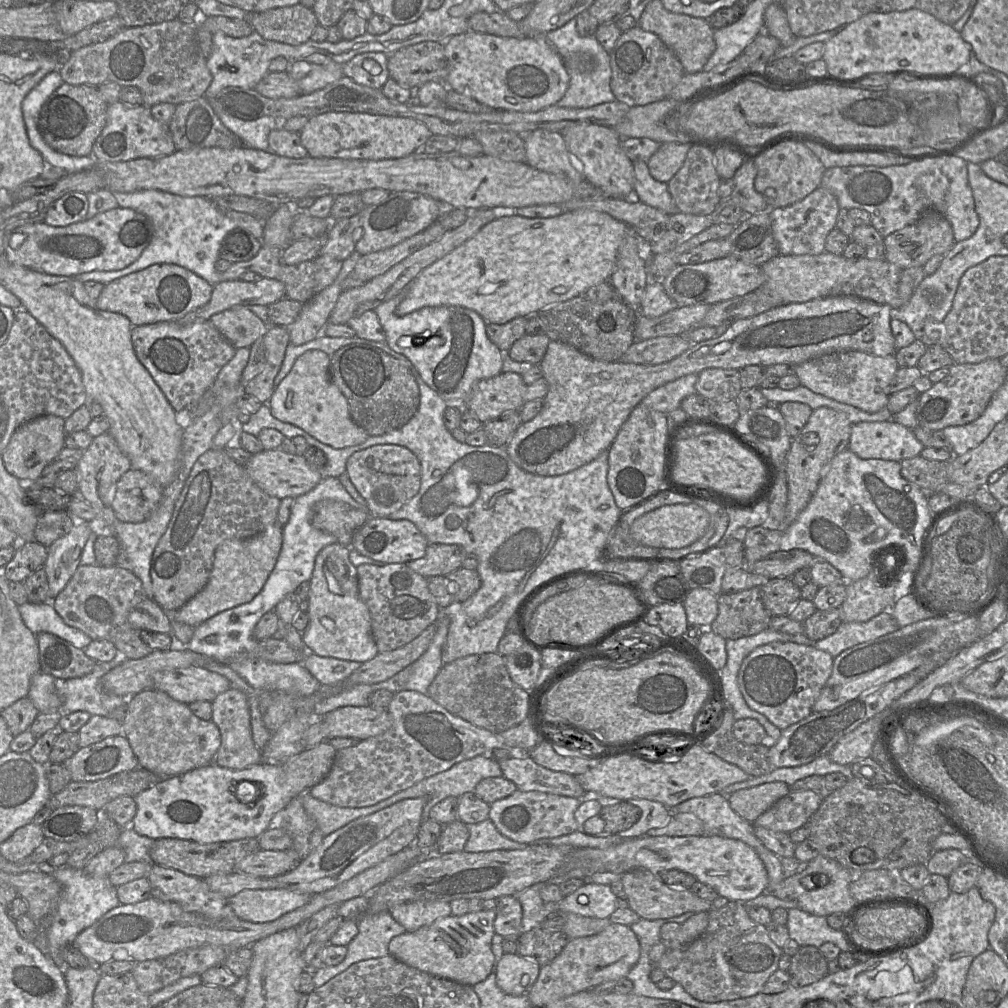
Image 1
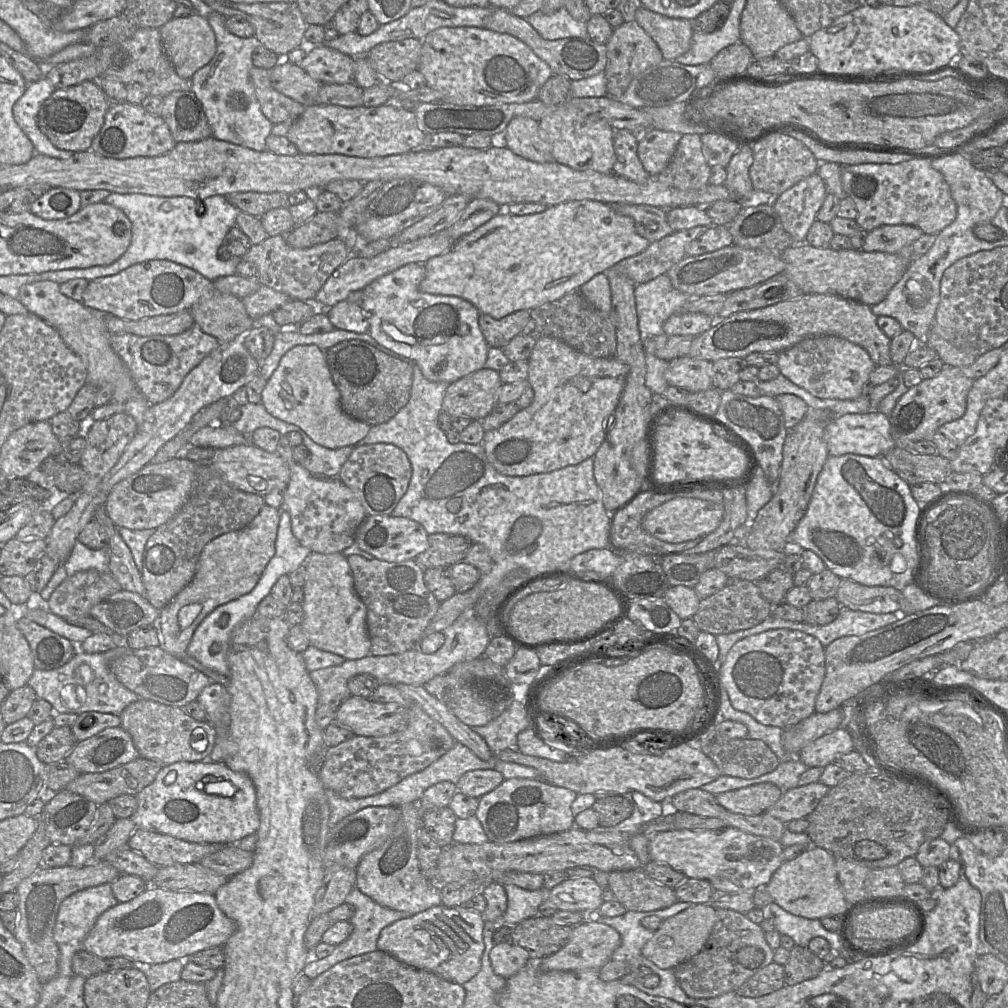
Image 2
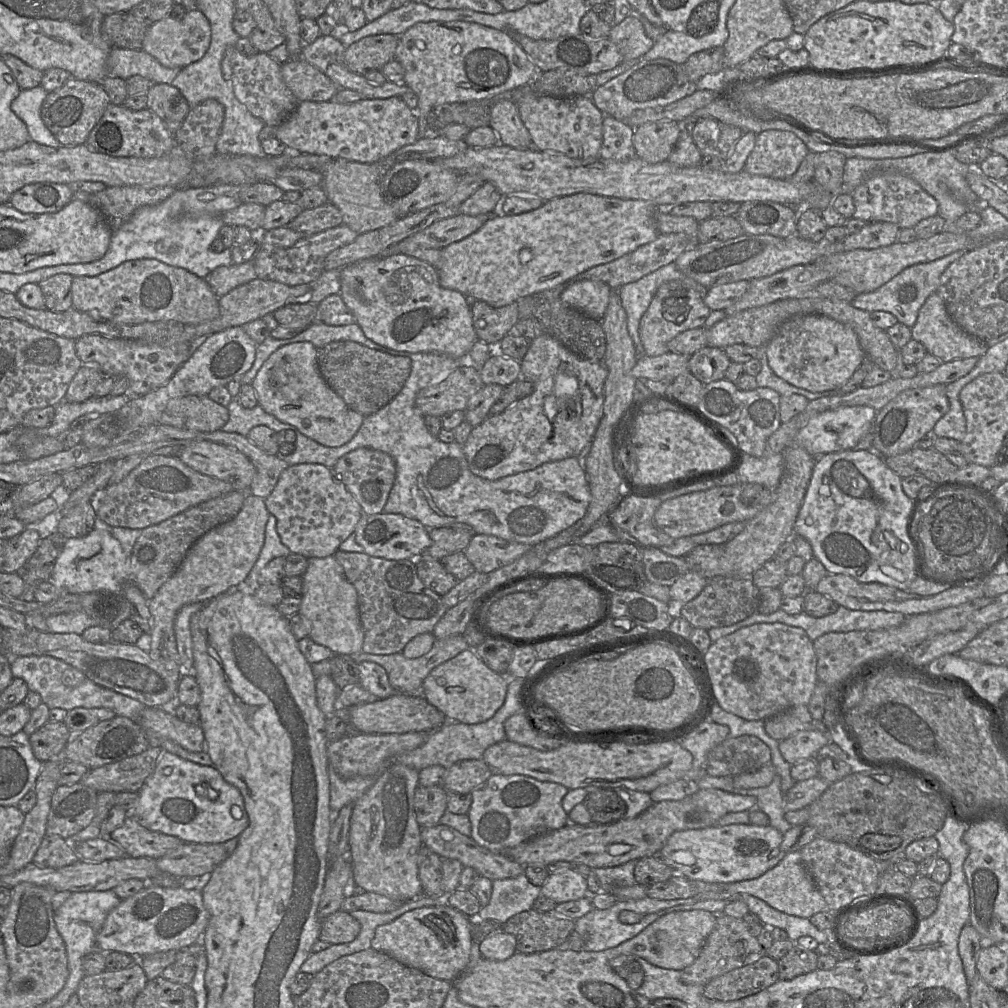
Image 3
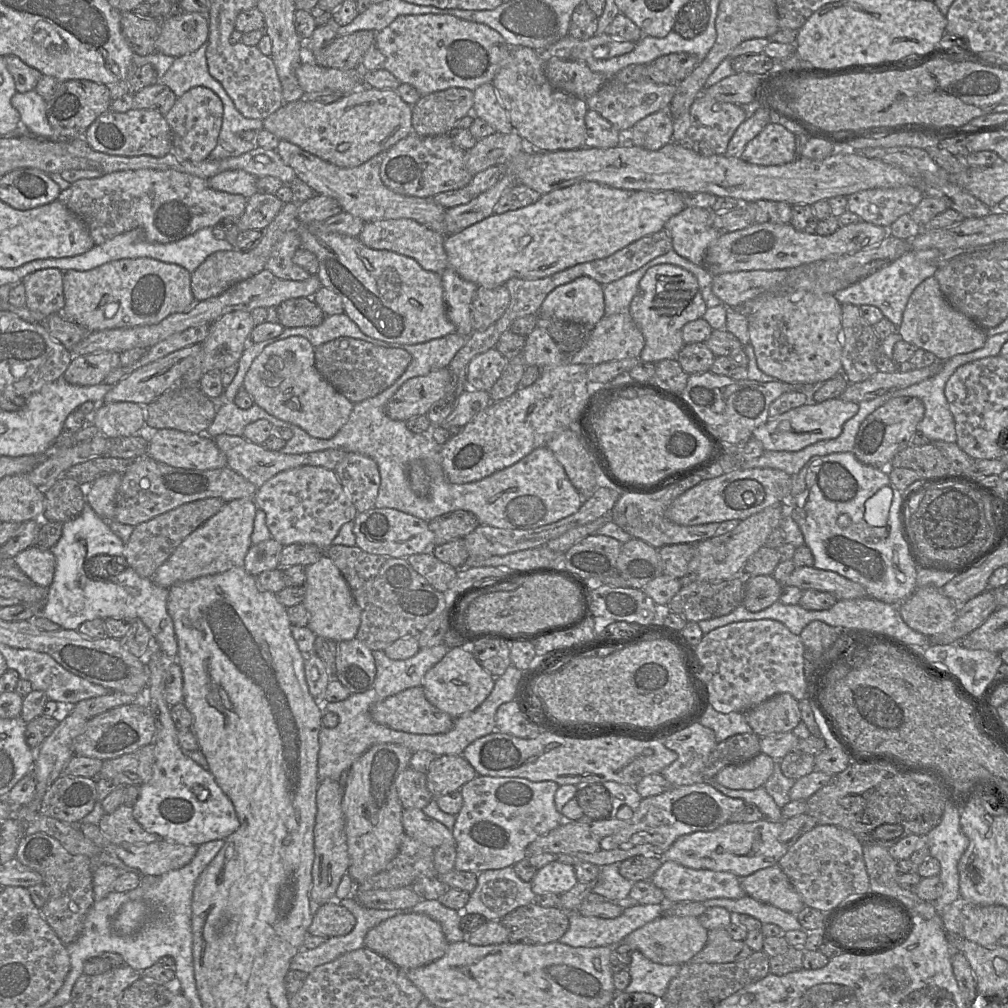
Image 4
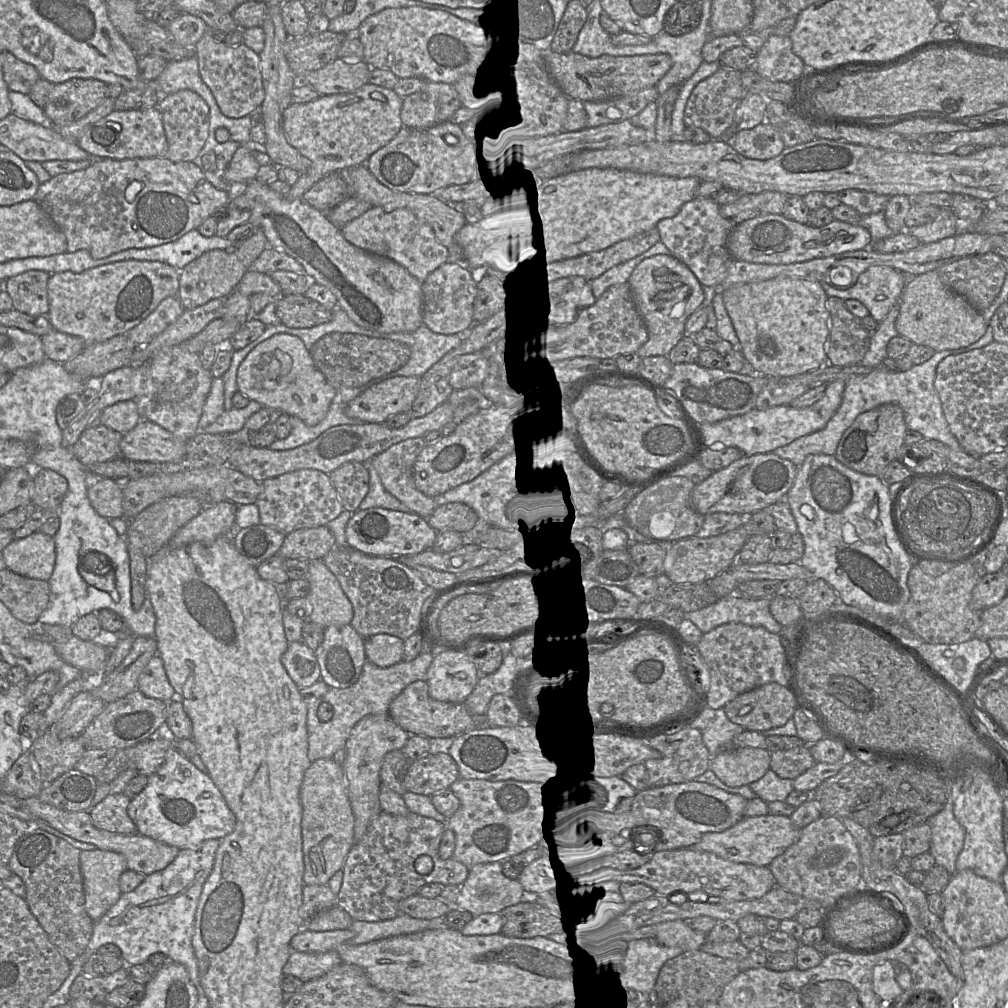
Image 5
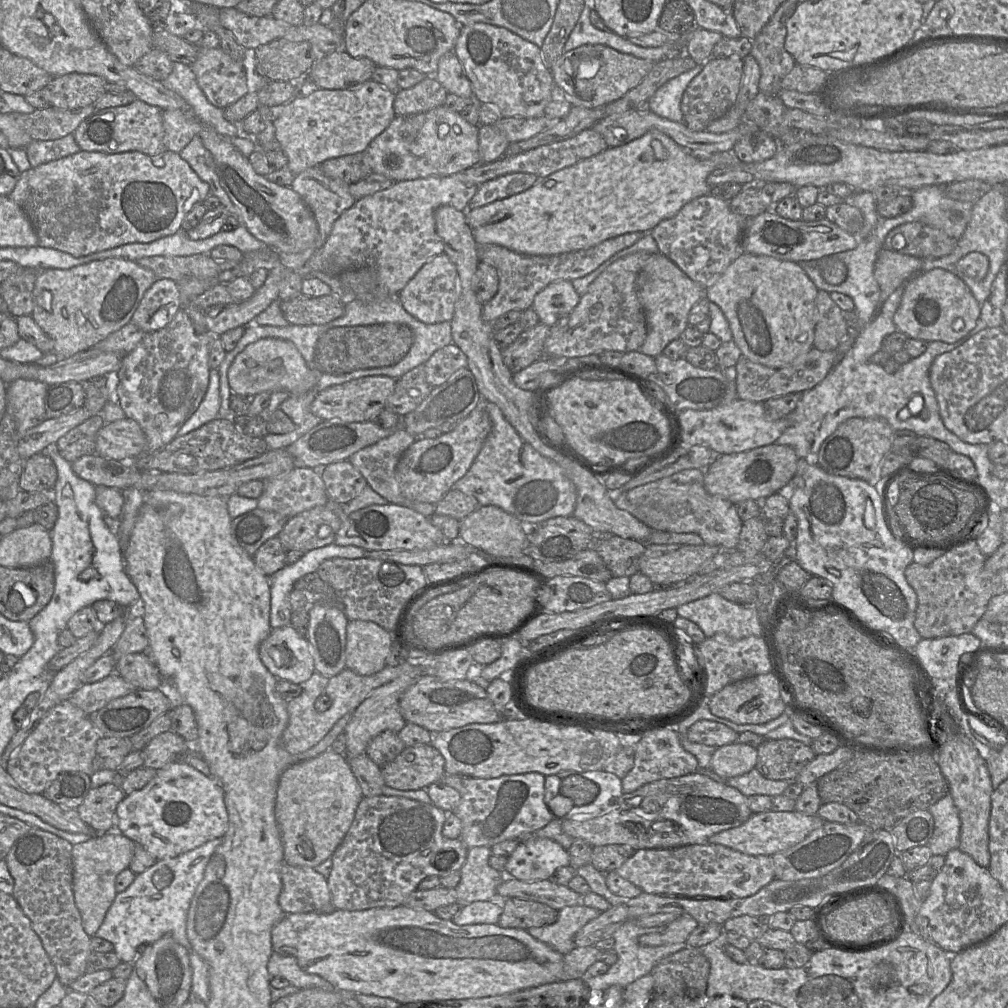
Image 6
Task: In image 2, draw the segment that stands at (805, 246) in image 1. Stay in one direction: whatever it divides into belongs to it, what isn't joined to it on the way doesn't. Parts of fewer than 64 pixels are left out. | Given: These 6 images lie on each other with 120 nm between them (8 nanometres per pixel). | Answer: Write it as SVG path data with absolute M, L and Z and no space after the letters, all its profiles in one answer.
M814 173L774 200L774 209L794 244L805 242L811 225L817 220L817 213L826 194L824 180L818 173Z

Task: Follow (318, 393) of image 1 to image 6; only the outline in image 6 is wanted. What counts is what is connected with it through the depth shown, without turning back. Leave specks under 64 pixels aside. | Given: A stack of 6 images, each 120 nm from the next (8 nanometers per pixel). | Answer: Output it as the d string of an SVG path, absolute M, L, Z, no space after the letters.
M263 338L249 344L233 360L228 370L228 382L232 394L253 397L262 392L285 391L300 395L313 390L323 373L311 369L291 341Z

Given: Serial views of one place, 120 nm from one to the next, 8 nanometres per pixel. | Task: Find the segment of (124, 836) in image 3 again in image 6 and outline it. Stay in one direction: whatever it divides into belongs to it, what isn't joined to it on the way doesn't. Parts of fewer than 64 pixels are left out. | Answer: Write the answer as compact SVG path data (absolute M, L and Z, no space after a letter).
M112 783L91 788L76 809L80 818L97 834L104 834L116 825L116 809L125 798L124 791Z

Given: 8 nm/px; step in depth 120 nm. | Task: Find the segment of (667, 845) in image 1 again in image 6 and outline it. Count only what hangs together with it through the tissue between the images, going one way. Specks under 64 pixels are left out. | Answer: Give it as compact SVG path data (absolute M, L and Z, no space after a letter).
M767 811L752 813L743 824L738 827L721 831L711 836L708 843L720 844L733 850L751 856L772 856L784 851L802 841L810 832L824 824L824 820L817 815L806 815L794 811Z

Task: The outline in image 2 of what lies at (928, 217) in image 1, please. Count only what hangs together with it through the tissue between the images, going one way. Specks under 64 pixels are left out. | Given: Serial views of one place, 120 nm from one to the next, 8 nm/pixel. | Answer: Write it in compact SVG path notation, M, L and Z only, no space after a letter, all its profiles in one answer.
M883 225L867 233L861 250L895 254L922 234L921 229L911 225Z

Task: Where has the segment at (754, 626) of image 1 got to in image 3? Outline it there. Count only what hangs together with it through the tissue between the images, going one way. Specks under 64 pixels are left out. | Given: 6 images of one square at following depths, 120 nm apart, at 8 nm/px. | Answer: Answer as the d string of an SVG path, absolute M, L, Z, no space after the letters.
M715 577L708 579L703 590L692 600L684 603L680 615L694 628L710 628L730 626L757 612L759 605L759 589L751 578Z

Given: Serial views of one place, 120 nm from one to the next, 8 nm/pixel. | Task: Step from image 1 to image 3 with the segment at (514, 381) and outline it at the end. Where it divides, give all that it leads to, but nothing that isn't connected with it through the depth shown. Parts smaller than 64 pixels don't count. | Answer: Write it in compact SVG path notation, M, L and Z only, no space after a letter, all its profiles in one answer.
M460 365L442 381L430 382L418 392L416 407L425 416L437 417L456 410L465 411L469 399L485 385L479 368Z

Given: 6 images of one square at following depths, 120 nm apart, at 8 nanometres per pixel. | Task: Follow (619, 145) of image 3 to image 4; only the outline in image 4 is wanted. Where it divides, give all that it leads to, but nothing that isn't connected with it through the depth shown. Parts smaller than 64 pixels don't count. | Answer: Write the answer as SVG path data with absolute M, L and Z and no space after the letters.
M588 109L585 115L585 126L587 147L613 148L623 144L624 134L594 110Z

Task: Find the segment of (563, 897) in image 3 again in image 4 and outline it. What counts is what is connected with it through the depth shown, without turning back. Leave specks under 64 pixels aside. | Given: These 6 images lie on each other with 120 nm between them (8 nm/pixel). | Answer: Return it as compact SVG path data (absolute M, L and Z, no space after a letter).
M553 861L538 869L530 882L535 895L555 893L562 895L578 882L574 867L559 861Z

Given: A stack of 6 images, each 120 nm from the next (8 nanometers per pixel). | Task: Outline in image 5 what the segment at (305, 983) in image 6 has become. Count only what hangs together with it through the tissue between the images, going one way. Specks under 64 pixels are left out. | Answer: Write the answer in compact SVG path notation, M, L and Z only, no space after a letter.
M291 949L283 974L292 975L305 983L323 976L341 963L342 960L335 951L304 953Z

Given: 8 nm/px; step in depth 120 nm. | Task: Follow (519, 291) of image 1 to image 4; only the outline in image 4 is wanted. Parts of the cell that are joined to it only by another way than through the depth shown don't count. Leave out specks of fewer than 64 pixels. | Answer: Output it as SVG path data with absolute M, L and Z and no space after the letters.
M581 181L570 186L543 194L539 200L533 204L518 208L516 210L510 210L502 214L494 213L456 234L447 235L444 241L444 249L448 257L449 267L452 268L463 279L471 281L480 287L495 288L500 285L504 285L508 279L513 277L524 279L543 278L579 263L608 257L644 236L663 230L665 223L674 215L679 214L684 208L685 205L683 201L683 194L679 192L626 190L613 188L595 181Z

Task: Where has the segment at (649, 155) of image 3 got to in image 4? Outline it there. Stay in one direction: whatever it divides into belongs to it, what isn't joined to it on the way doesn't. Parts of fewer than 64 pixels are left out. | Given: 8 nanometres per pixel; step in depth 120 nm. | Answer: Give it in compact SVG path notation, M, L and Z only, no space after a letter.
M667 110L652 113L628 130L628 144L656 151L672 141L673 119Z

